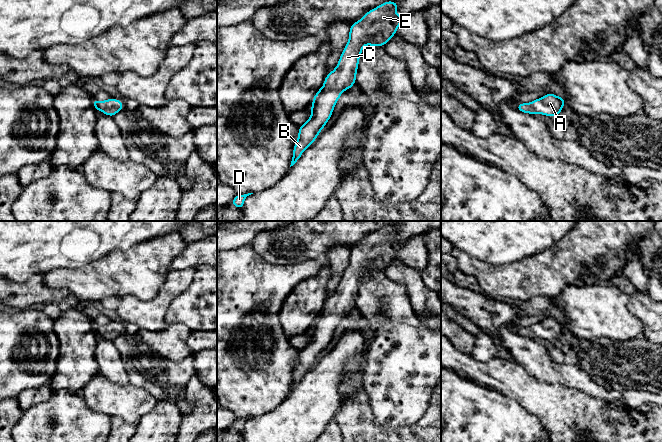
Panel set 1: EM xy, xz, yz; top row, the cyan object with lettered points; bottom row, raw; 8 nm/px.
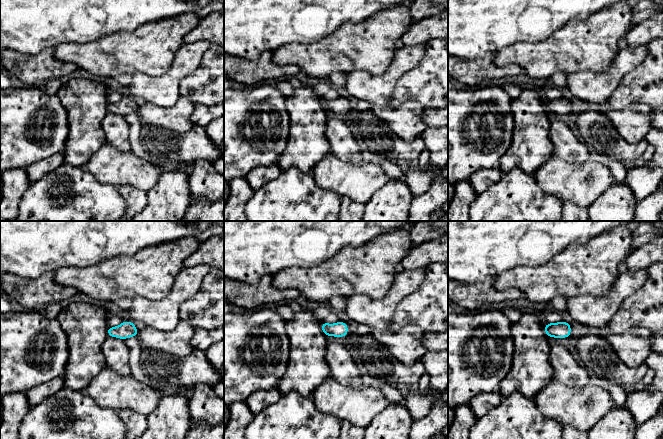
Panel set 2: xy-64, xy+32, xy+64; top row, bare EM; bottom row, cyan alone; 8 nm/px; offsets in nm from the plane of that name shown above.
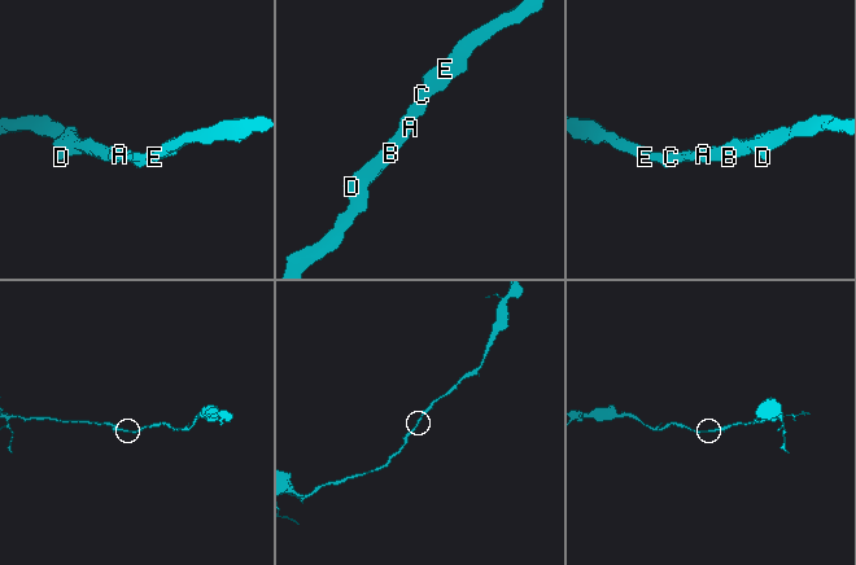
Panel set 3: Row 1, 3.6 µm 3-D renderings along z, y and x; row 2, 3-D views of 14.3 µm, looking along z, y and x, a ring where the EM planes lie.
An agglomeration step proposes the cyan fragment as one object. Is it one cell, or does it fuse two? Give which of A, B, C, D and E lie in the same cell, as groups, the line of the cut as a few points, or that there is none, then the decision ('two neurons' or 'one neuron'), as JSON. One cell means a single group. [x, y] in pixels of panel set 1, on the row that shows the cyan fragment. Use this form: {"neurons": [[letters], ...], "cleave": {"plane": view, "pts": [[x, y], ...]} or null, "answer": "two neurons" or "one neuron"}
{"neurons": [["A", "B", "C", "D", "E"]], "cleave": null, "answer": "one neuron"}

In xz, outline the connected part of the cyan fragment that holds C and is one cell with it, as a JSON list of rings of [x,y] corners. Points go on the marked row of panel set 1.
[[[387,1],[368,11],[350,26],[349,41],[344,47],[336,68],[327,74],[323,87],[317,91],[311,106],[311,117],[299,126],[297,142],[293,148],[293,166],[318,137],[332,116],[341,93],[354,86],[363,46],[382,46],[395,35],[407,16],[397,16],[398,3]]]

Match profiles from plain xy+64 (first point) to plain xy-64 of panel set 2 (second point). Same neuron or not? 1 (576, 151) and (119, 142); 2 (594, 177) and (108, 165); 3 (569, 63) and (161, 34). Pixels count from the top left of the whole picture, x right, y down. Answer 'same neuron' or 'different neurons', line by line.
1: same neuron
2: same neuron
3: same neuron

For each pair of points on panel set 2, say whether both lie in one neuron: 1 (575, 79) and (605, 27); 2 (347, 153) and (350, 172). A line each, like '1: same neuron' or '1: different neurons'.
1: different neurons
2: different neurons

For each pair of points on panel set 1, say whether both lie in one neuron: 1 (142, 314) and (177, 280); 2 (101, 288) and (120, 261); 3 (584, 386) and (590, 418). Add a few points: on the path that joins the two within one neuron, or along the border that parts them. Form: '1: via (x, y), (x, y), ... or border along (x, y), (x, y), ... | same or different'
1: via (151, 309), (170, 289) | same
2: via (103, 281), (116, 268) | same
3: border along (563, 385), (579, 389), (607, 402) | different

